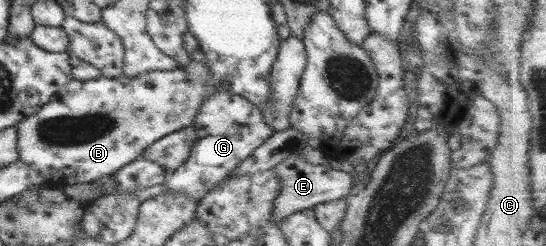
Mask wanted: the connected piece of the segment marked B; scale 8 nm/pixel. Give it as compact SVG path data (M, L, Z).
M184 68L166 71L146 71L136 77L122 75L108 78L100 75L91 80L70 80L34 115L29 115L16 124L19 159L36 169L44 179L60 186L74 183L90 183L105 176L112 176L128 163L139 159L144 150L158 139L193 126L202 107L202 101L214 91L229 91L224 84L210 73L208 78L188 76Z

